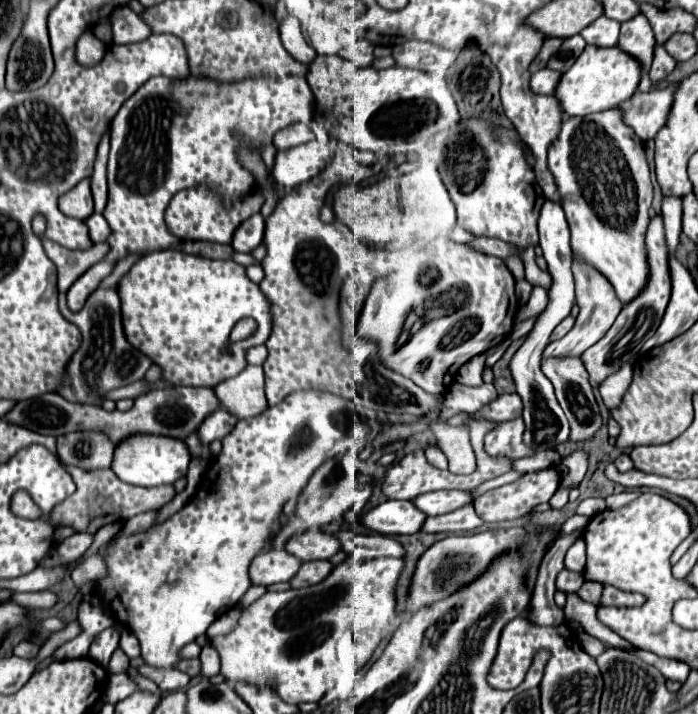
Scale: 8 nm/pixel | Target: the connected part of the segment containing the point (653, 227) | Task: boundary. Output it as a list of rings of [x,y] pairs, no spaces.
[[[660,215],[652,217],[652,221],[650,221],[648,233],[646,233],[646,249],[648,249],[648,265],[650,265],[648,285],[634,301],[624,305],[624,309],[620,311],[618,319],[608,329],[608,333],[598,343],[594,343],[590,349],[586,349],[582,353],[582,361],[590,373],[592,387],[600,387],[600,383],[608,375],[616,373],[624,361],[632,361],[634,357],[638,357],[642,345],[646,343],[646,339],[650,339],[656,333],[656,329],[662,321],[664,309],[670,299],[670,271],[668,271],[668,249],[666,249],[666,241],[664,241],[664,225],[662,225]]]

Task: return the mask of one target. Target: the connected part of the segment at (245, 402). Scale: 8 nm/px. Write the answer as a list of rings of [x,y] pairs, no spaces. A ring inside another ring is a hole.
[[[248,365],[236,377],[216,387],[222,409],[234,413],[238,419],[260,415],[268,403],[264,395],[264,371],[258,365]]]

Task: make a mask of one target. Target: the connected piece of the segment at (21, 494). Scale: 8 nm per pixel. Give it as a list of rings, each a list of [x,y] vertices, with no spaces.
[[[19,490],[13,495],[11,510],[22,518],[38,519],[40,517],[40,508],[32,503],[32,498],[24,490]]]

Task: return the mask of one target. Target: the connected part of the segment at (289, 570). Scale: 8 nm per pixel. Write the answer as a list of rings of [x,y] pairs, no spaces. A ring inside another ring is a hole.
[[[262,551],[258,553],[248,569],[252,585],[272,585],[280,581],[290,581],[300,569],[300,559],[280,551]]]

